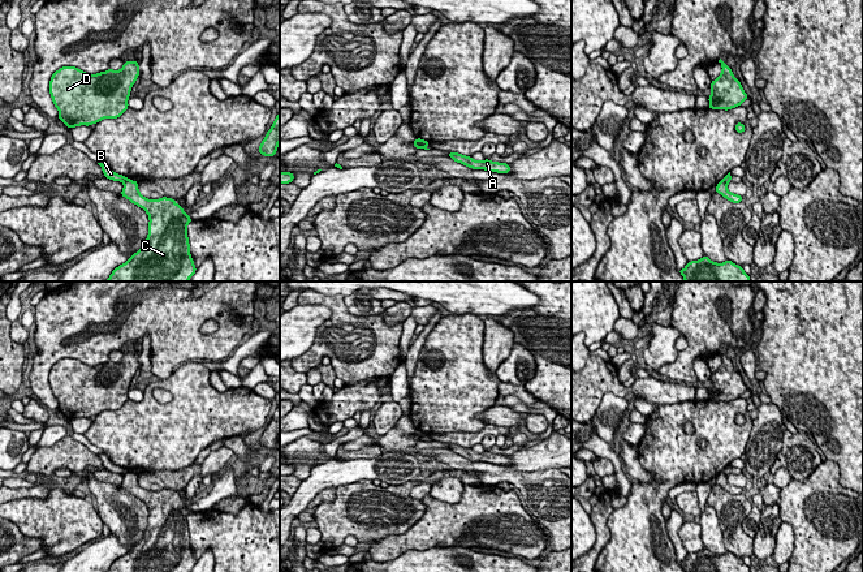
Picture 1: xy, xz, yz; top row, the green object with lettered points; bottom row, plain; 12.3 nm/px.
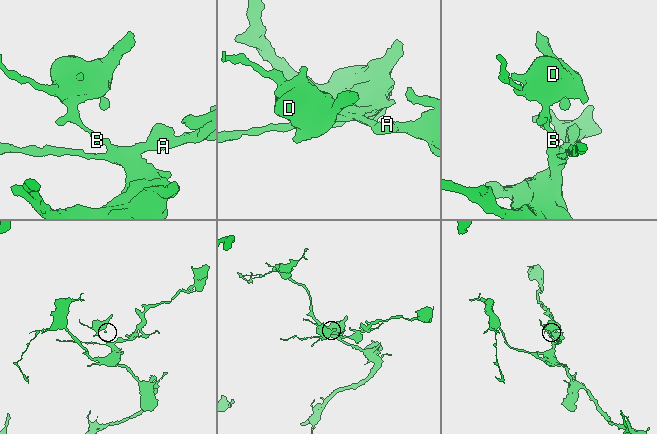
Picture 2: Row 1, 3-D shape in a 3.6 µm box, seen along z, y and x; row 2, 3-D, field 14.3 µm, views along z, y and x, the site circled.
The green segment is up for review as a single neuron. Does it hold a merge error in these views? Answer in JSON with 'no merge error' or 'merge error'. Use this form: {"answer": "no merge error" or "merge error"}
{"answer": "merge error"}

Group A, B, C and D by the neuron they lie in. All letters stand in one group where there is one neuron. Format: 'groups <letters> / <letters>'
groups A C / B D

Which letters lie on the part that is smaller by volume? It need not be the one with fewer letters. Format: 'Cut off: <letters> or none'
Cut off: B, D

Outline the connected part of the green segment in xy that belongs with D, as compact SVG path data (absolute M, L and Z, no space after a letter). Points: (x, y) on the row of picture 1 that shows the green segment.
M135 60L125 61L120 70L108 69L96 74L77 66L62 66L49 81L57 117L69 129L117 119L129 108L128 99L138 77L139 64Z

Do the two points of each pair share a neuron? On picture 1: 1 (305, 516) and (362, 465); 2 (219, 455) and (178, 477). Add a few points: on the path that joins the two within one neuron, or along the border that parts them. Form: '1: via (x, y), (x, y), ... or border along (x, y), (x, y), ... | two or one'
1: border along (303, 510), (297, 516) | two
2: via (208, 465), (205, 469), (189, 472) | one

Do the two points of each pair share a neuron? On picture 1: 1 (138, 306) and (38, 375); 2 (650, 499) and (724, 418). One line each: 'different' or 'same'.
1: same
2: same

